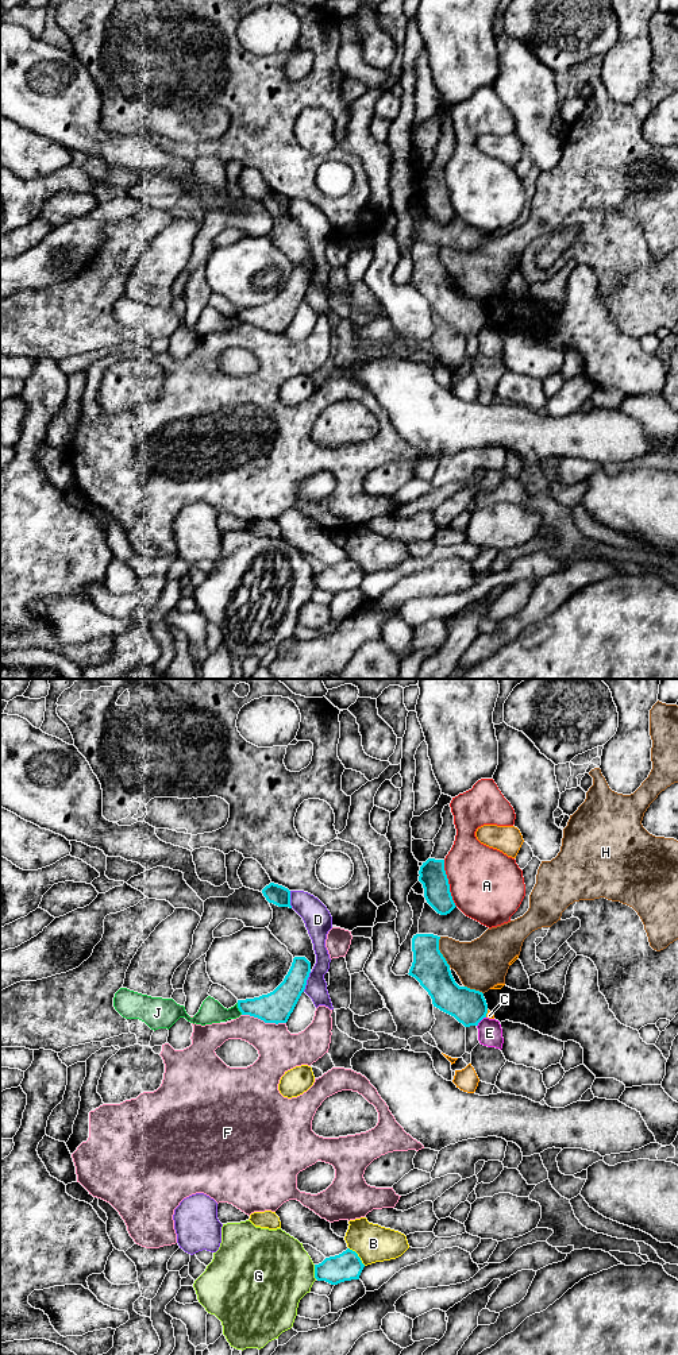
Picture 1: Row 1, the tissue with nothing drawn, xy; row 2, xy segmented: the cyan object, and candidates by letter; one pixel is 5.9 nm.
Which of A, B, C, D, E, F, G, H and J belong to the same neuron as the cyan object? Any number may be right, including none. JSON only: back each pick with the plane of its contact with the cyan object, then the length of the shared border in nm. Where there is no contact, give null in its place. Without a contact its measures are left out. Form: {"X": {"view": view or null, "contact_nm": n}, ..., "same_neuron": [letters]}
{"same_neuron": []}

